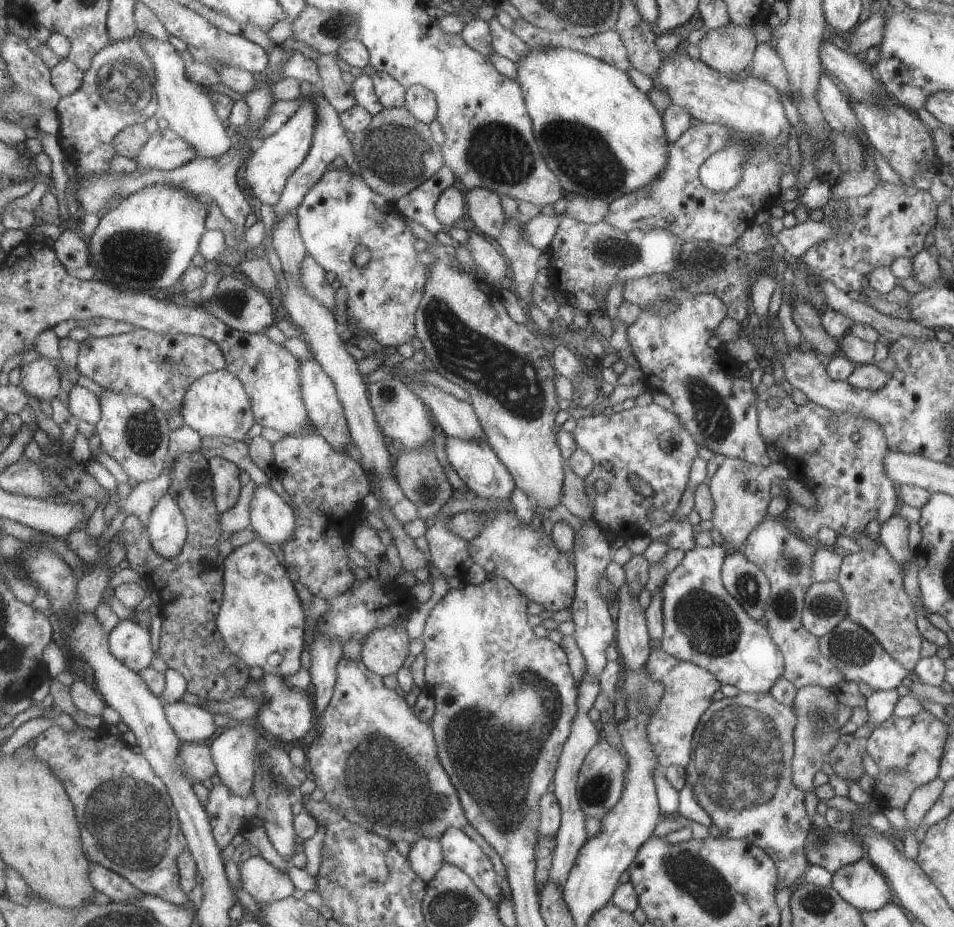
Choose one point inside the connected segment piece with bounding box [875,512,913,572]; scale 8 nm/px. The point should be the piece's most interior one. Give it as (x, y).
(893, 536)

